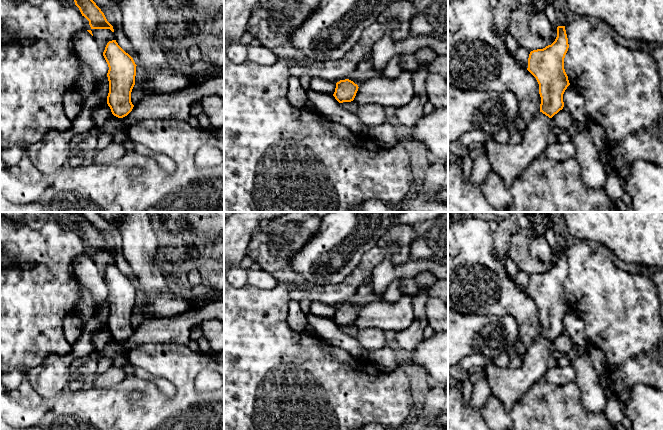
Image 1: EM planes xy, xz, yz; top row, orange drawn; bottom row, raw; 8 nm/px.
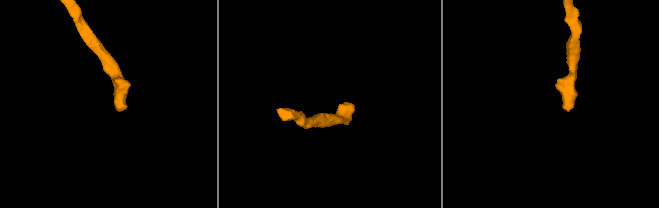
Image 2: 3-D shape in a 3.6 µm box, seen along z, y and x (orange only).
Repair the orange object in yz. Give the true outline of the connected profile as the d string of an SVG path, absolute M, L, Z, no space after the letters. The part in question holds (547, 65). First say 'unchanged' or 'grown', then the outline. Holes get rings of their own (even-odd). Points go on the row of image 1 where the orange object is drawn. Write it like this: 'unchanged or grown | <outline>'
grown | M565 26L557 27L555 41L543 49L533 50L529 54L527 70L536 78L539 84L541 97L540 112L528 123L523 133L522 141L517 144L498 143L489 138L482 144L482 151L488 157L491 170L498 174L505 185L510 188L513 181L525 170L531 162L540 156L547 148L547 137L550 133L549 120L564 107L563 94L570 85L568 76L564 69L564 58L568 51L569 44Z

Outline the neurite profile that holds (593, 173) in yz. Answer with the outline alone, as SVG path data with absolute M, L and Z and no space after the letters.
M581 126L573 132L571 141L576 149L575 158L580 165L583 182L591 189L603 189L606 185L607 173L587 127Z

